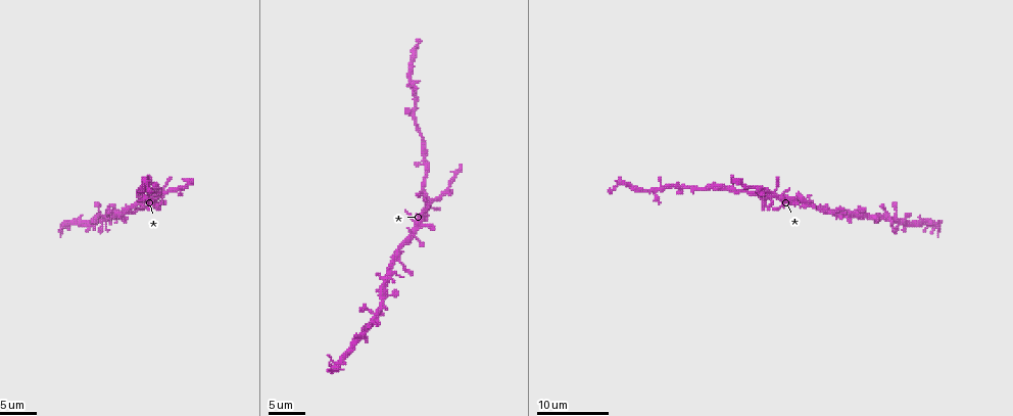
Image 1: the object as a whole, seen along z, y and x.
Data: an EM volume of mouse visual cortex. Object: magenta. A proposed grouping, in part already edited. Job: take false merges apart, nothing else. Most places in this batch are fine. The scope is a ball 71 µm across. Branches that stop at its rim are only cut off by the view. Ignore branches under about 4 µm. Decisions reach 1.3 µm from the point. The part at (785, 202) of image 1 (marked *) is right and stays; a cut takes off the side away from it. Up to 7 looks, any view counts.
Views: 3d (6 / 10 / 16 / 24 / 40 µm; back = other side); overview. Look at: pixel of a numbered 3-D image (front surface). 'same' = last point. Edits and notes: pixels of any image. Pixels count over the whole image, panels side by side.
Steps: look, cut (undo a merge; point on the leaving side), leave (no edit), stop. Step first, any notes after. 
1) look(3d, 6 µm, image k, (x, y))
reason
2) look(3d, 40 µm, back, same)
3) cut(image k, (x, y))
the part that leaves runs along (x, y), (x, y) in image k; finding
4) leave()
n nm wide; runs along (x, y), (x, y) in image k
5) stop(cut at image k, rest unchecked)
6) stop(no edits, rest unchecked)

look(3d, 6 µm, image 1, (432, 199))
four or more arms meet

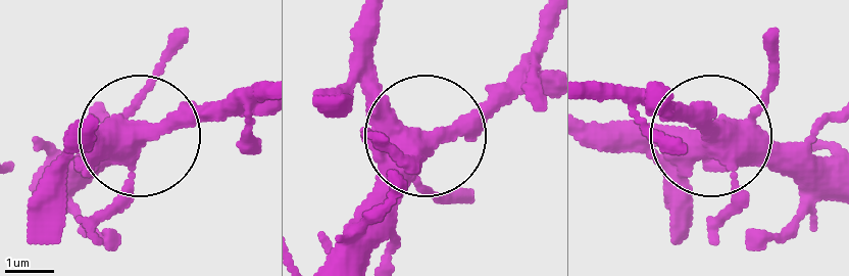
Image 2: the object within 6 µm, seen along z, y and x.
look(3d, 6 µm, back, image 2, (413, 141))
from behind

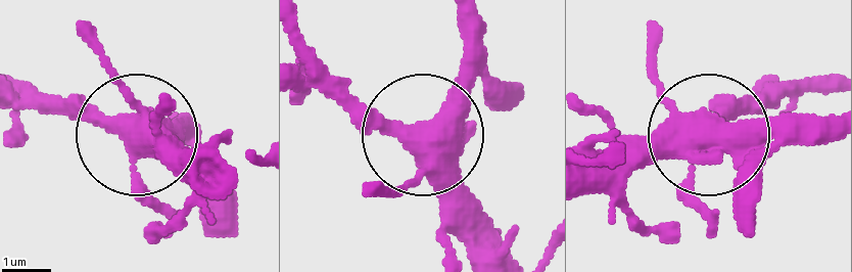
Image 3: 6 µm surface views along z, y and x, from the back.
leave()
4 arms; all the same neuron

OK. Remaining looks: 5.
look(3d, 10 µm, image 1, (625, 184))
two arms at a narrow angle

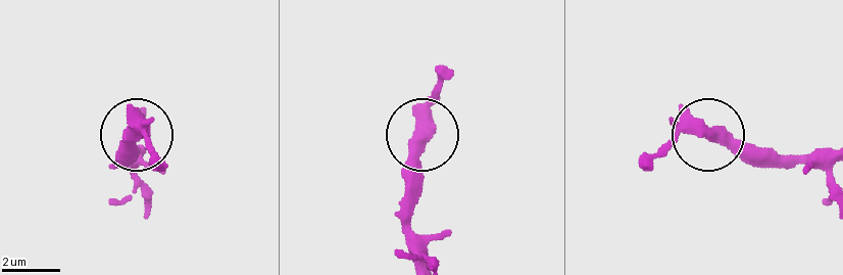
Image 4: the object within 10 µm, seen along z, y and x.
leave()
runs along (829, 150), (741, 157), (711, 138), (690, 135), (648, 170) in image 4; continuous, no second neuron

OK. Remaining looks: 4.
look(3d, 16 µm, image 1, (849, 212))
four arms meet

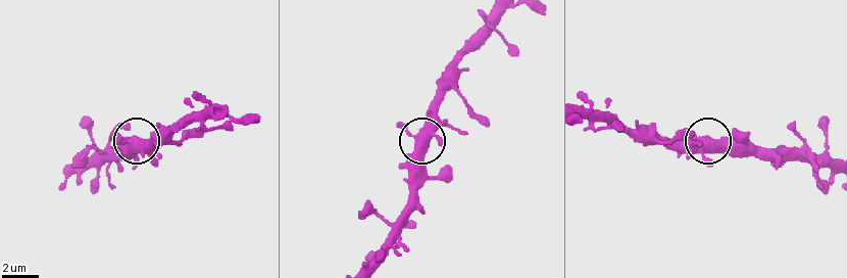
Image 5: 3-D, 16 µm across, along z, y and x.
leave()
continuous, no second neuron

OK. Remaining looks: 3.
stop(no edits, rest unchecked)

